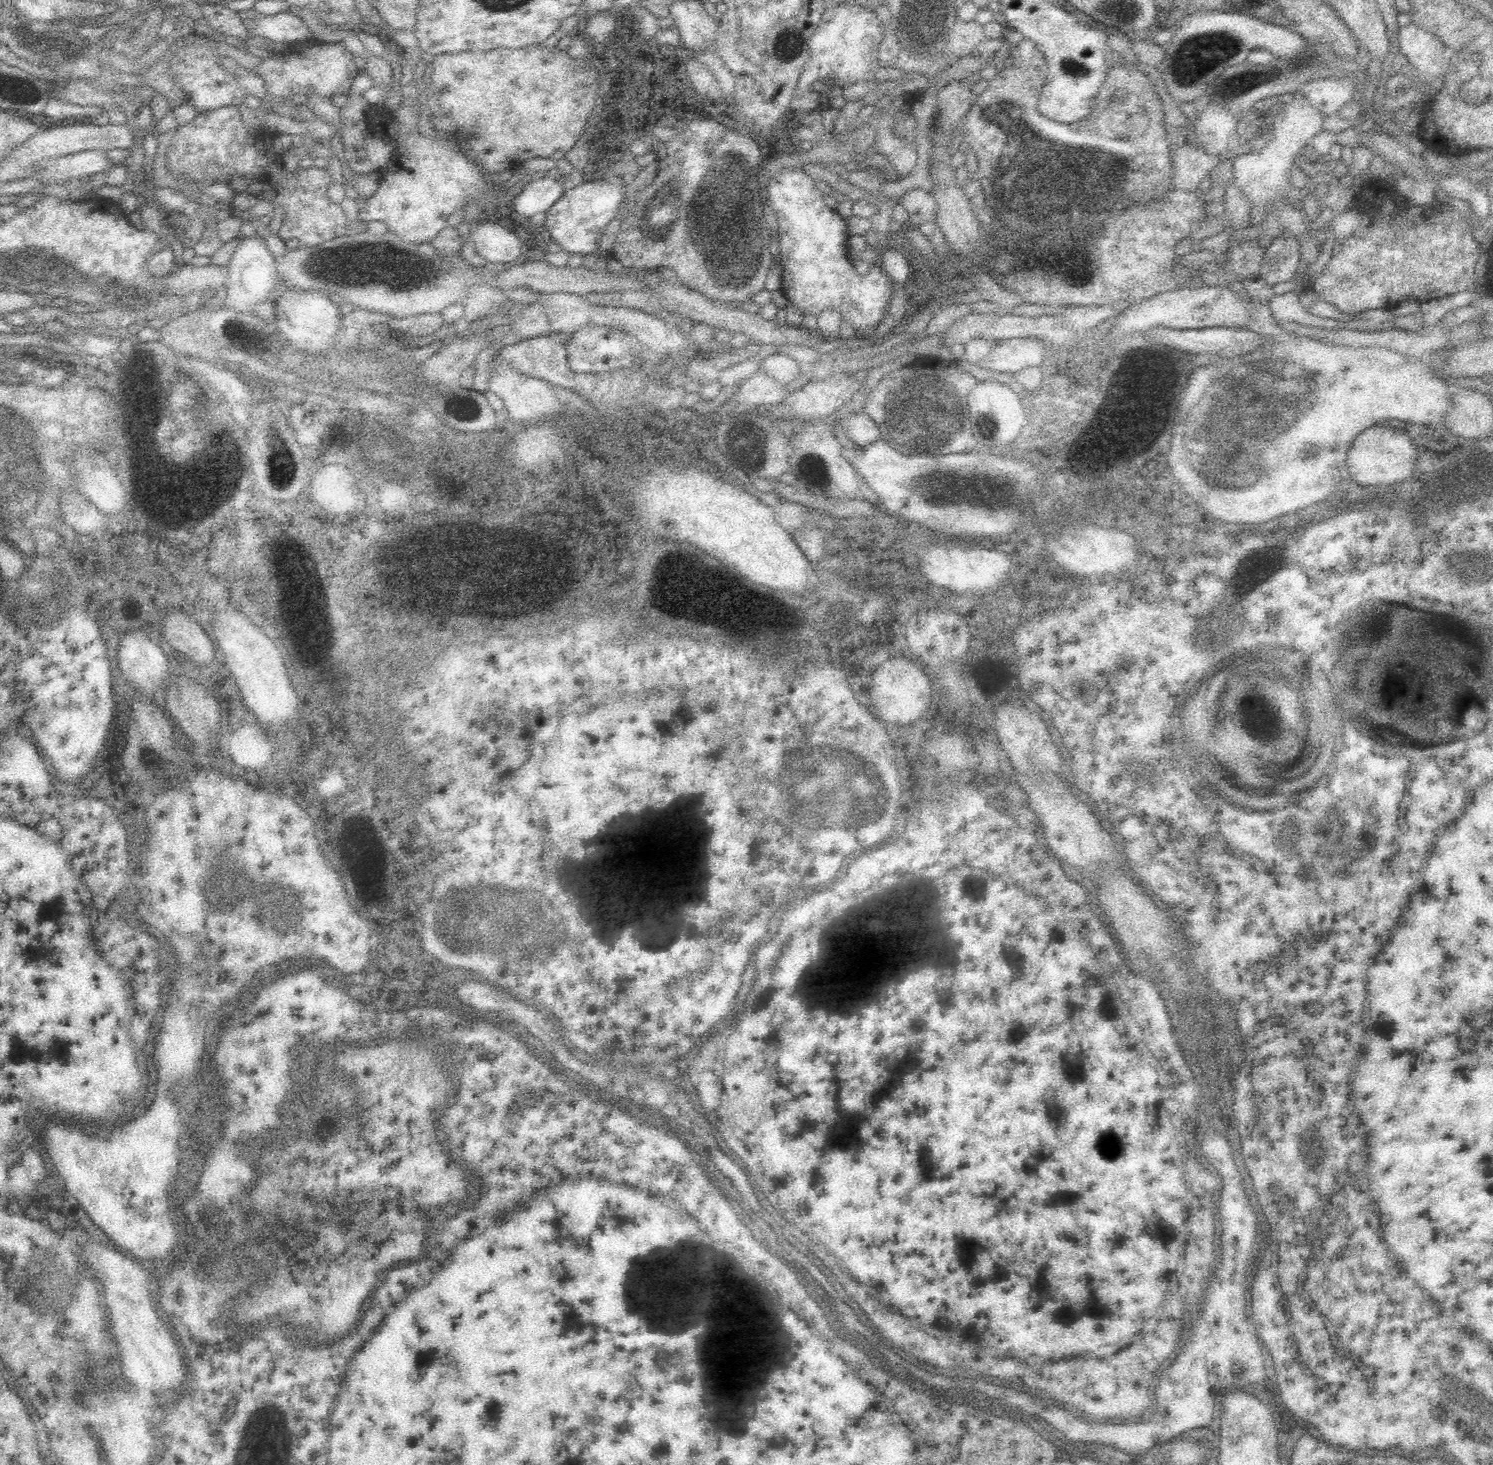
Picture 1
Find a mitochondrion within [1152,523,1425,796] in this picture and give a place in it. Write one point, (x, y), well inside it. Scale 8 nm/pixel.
(1353, 649)

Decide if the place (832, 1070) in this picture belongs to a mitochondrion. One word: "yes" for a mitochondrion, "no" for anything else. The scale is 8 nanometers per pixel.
no

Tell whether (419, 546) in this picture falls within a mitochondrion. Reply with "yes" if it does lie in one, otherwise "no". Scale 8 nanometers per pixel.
yes

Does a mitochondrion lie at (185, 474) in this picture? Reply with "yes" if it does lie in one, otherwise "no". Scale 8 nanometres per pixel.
yes

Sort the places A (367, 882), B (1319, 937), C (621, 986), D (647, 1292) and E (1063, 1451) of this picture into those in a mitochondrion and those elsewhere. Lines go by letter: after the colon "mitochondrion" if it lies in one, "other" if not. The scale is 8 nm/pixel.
A: other
B: other
C: other
D: mitochondrion
E: other

